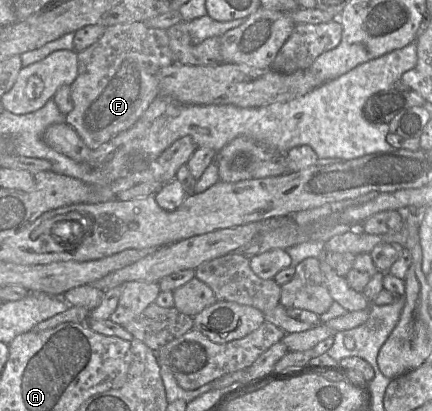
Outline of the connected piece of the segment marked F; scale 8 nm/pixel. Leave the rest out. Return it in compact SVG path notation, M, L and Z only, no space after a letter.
M143 21L107 26L94 44L78 52L78 73L70 85L72 110L63 122L71 126L84 144L95 150L131 127L159 95L159 73L173 63L167 30L148 27Z

